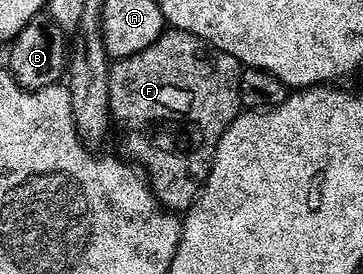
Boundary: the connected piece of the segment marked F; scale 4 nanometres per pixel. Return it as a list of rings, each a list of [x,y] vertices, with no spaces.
[[[171,26],[165,27],[164,32],[154,42],[150,42],[150,46],[146,46],[146,50],[138,50],[138,54],[130,54],[129,56],[119,57],[108,69],[108,85],[110,86],[110,98],[108,99],[108,111],[111,119],[120,127],[120,132],[124,135],[124,152],[123,155],[129,161],[135,162],[142,169],[148,178],[148,183],[152,186],[152,193],[156,195],[156,199],[164,205],[170,212],[177,214],[187,213],[192,204],[196,201],[196,197],[200,195],[206,178],[212,169],[212,159],[216,153],[218,142],[222,138],[222,134],[230,127],[232,121],[240,115],[242,105],[240,103],[240,73],[242,65],[240,61],[235,60],[230,54],[226,54],[222,50],[218,50],[212,44],[207,44],[202,38],[198,38],[194,34],[190,34],[181,28]]]

